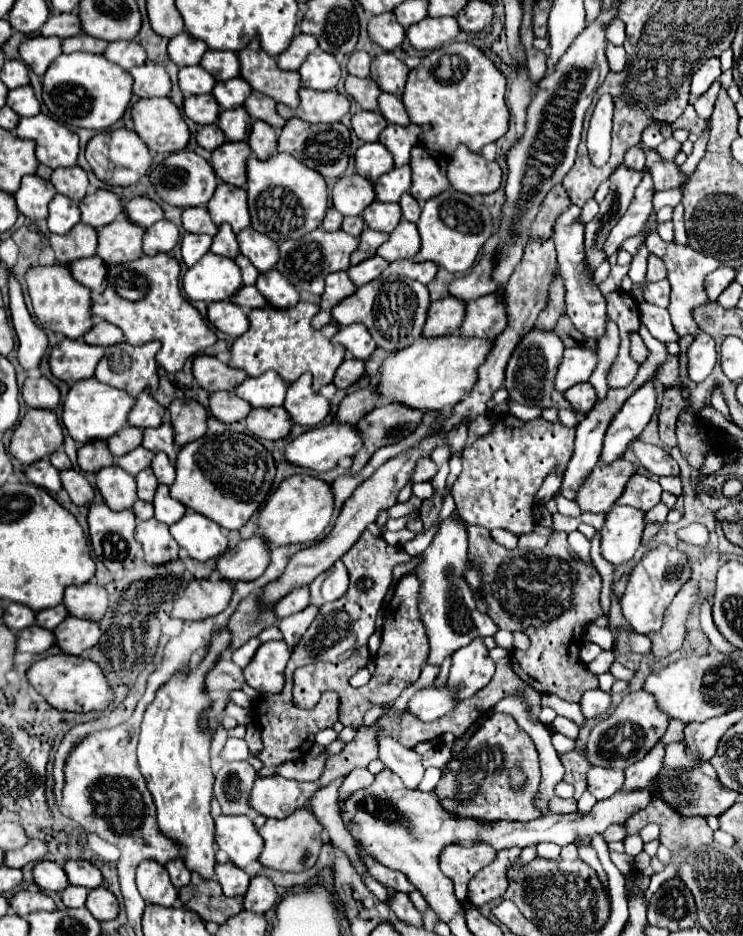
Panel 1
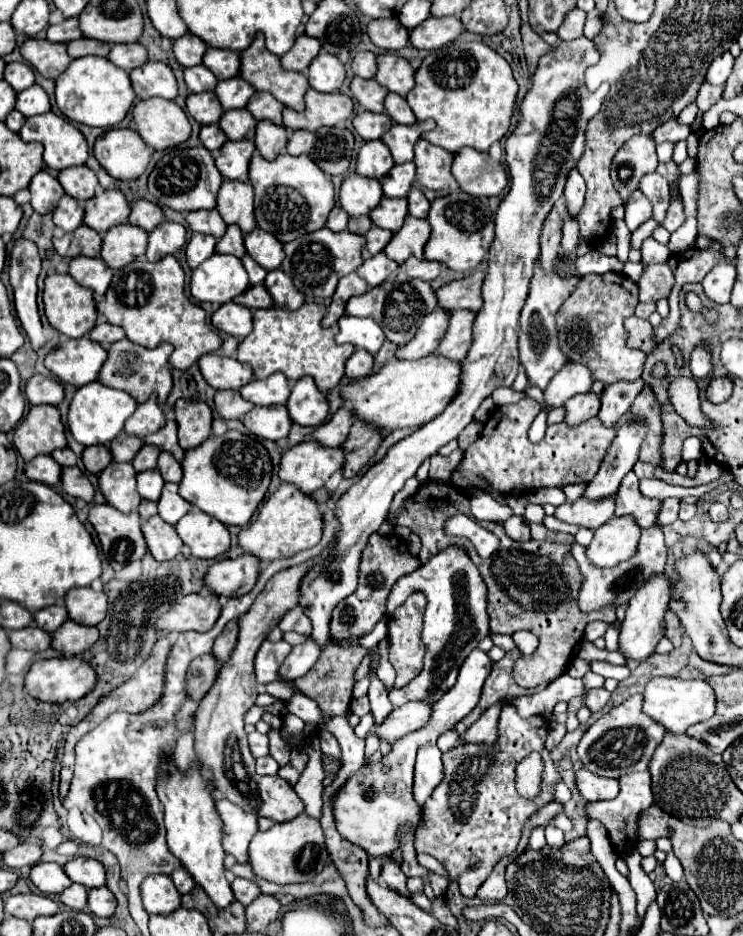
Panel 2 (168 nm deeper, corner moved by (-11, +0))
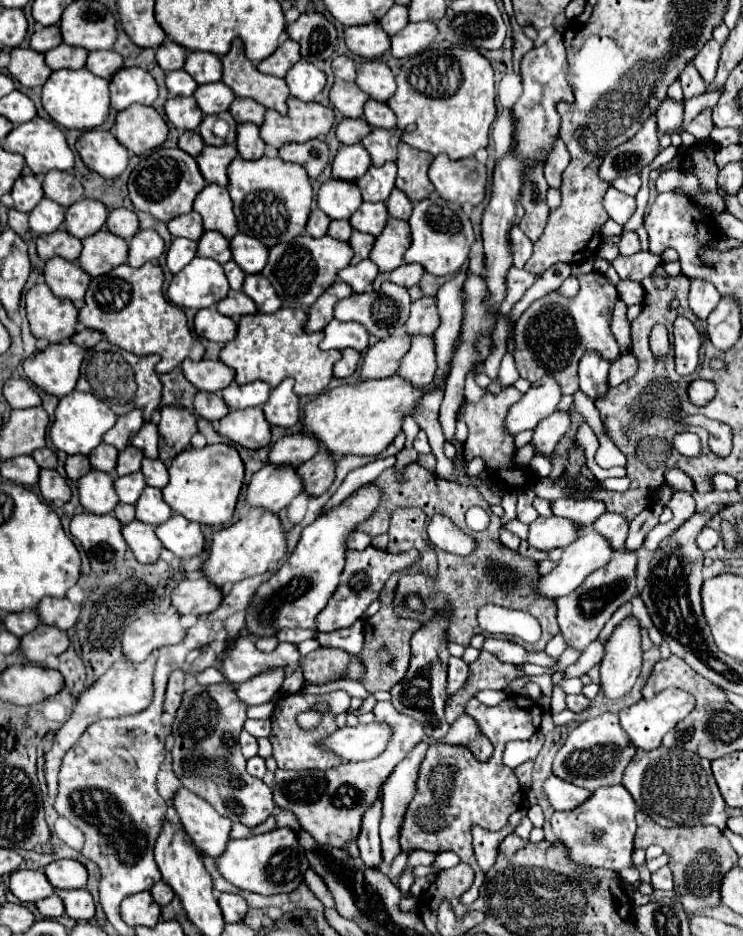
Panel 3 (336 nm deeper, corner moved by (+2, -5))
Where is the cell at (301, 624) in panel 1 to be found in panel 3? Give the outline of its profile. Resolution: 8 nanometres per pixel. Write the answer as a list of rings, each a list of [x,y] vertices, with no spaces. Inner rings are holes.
[[[284,668],[266,670],[264,674],[258,674],[256,678],[240,684],[236,694],[248,706],[264,704],[274,698],[274,694],[282,688],[282,682],[284,682]]]

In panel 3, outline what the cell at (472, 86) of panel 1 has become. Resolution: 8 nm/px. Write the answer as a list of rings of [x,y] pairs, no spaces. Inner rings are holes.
[[[460,46],[422,50],[404,62],[396,84],[398,90],[388,106],[398,118],[398,128],[416,124],[414,132],[404,132],[402,142],[432,156],[446,152],[452,160],[488,146],[488,132],[496,118],[496,82],[490,62],[478,50]]]

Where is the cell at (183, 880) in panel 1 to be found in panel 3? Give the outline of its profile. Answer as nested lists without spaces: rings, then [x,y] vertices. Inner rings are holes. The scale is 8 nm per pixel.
[[[156,882],[156,886],[152,886],[152,896],[154,896],[154,900],[160,904],[160,906],[166,906],[172,898],[174,898],[174,892],[172,892],[172,888],[166,884],[166,882]]]

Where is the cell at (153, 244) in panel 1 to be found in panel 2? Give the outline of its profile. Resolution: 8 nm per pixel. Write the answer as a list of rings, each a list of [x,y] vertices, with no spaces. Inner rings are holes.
[[[163,221],[149,233],[149,245],[145,255],[149,261],[159,261],[165,255],[173,255],[183,245],[185,245],[185,227],[173,221]]]

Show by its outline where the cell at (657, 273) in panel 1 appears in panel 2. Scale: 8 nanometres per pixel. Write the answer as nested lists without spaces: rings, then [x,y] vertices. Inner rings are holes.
[[[647,237],[641,245],[641,261],[643,263],[661,263],[669,259],[669,249],[657,243],[653,237]]]

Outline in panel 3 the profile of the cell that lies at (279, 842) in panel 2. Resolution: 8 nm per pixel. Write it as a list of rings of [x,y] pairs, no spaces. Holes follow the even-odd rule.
[[[276,828],[258,836],[250,836],[244,840],[230,840],[226,846],[226,852],[216,858],[218,870],[220,874],[230,880],[234,886],[242,888],[242,890],[250,890],[256,894],[282,894],[282,892],[292,892],[296,890],[302,882],[304,882],[304,872],[308,870],[308,858],[298,842],[298,836],[290,830],[290,828]]]

